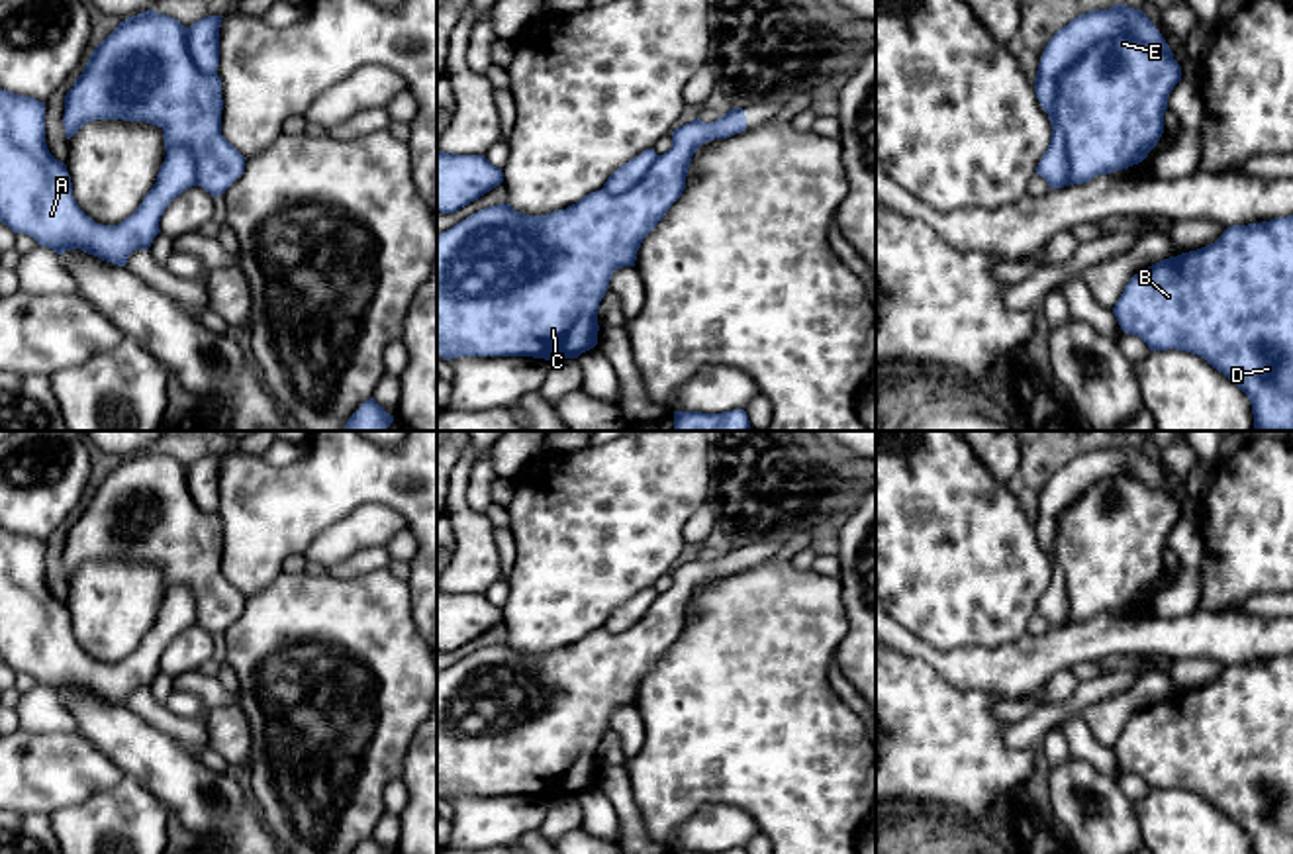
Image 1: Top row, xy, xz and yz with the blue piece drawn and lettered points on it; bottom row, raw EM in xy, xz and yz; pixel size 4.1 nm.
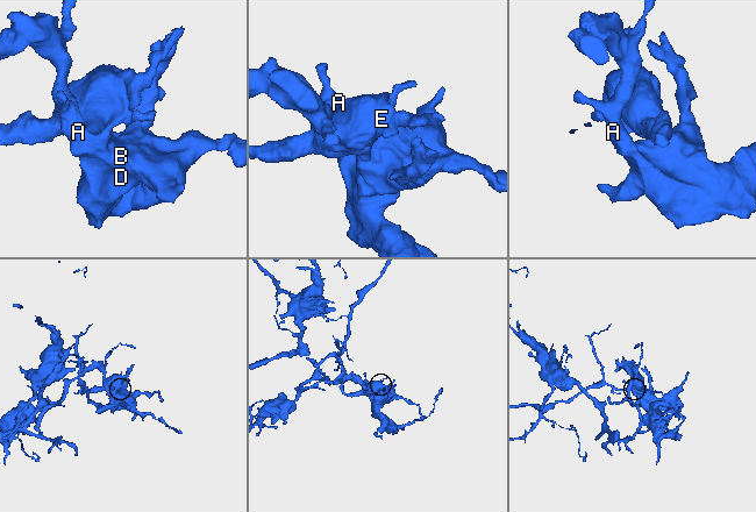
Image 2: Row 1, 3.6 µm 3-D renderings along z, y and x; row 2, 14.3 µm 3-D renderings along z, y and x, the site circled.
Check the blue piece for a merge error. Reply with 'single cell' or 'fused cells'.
single cell

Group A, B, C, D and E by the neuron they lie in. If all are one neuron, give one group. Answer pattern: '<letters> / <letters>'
A B C D E

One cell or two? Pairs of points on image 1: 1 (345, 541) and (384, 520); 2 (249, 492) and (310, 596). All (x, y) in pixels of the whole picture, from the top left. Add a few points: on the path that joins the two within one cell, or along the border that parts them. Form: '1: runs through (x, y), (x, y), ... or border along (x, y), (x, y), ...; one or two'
1: runs through (355, 531), (375, 525); one
2: border along (283, 569), (267, 586), (247, 598); two

